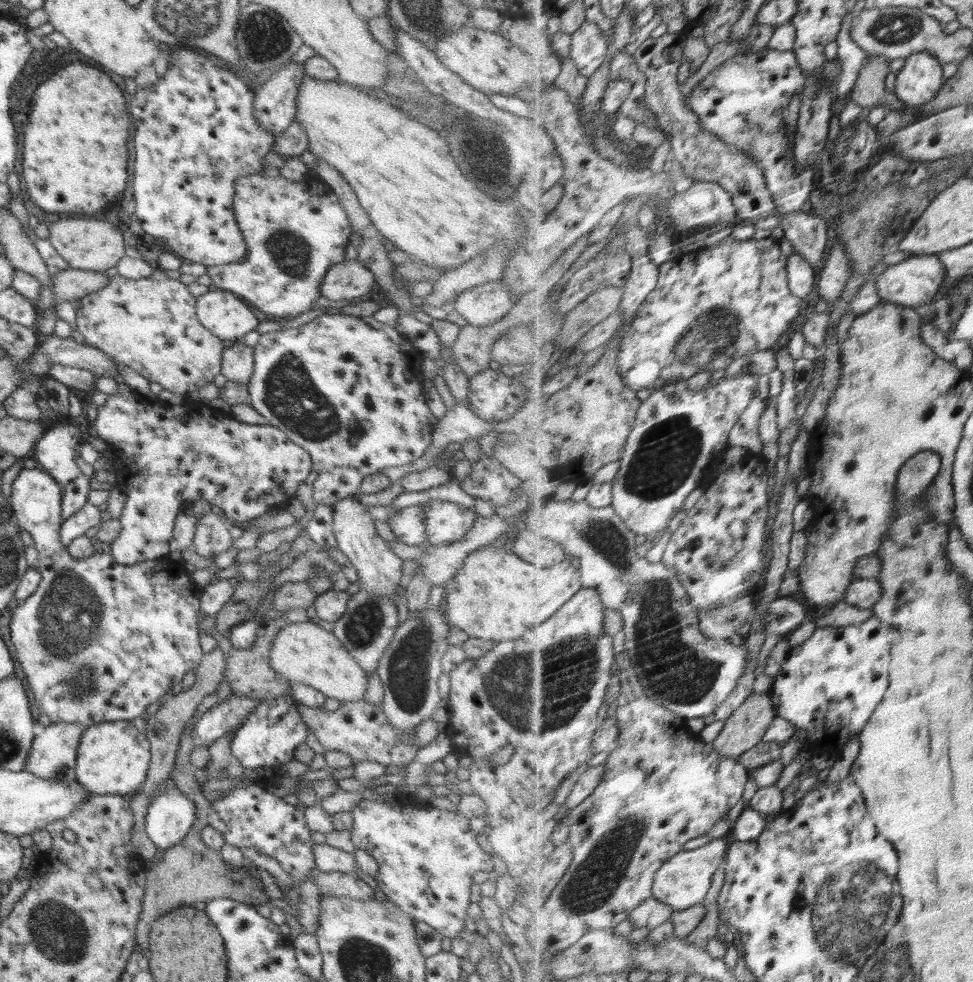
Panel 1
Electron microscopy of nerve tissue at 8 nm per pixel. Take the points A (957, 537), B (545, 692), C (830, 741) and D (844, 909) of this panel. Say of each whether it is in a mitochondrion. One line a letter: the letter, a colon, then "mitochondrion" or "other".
A: other
B: mitochondrion
C: other
D: mitochondrion

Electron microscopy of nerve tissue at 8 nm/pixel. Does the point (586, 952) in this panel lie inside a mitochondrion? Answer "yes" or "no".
yes

